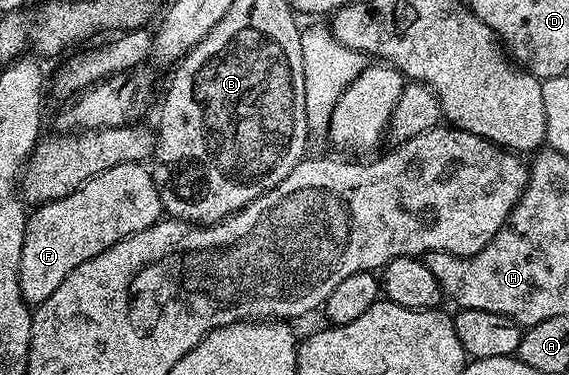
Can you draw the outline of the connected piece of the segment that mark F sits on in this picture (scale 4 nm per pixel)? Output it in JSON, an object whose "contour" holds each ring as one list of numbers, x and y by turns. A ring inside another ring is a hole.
{"contour":[[125,163,101,171,77,191,38,206,28,216,25,243,21,247,19,286,28,306,38,307,81,263,101,255,113,243,150,229,164,216,150,168,143,163]]}

